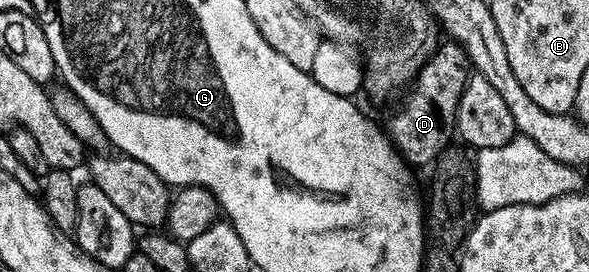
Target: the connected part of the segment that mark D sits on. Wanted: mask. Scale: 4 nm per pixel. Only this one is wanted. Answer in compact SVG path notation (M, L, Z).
M455 42L447 43L441 43L420 67L414 83L407 89L409 92L404 105L400 112L389 118L386 127L386 135L392 141L393 148L412 166L432 164L445 151L443 148L447 146L448 139L454 136L456 106L468 81L470 65L463 46Z

